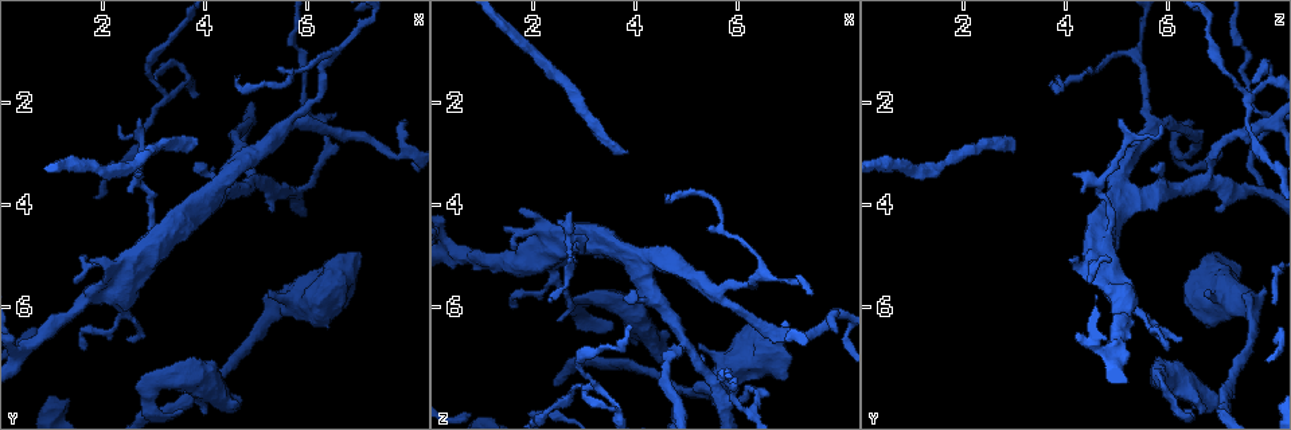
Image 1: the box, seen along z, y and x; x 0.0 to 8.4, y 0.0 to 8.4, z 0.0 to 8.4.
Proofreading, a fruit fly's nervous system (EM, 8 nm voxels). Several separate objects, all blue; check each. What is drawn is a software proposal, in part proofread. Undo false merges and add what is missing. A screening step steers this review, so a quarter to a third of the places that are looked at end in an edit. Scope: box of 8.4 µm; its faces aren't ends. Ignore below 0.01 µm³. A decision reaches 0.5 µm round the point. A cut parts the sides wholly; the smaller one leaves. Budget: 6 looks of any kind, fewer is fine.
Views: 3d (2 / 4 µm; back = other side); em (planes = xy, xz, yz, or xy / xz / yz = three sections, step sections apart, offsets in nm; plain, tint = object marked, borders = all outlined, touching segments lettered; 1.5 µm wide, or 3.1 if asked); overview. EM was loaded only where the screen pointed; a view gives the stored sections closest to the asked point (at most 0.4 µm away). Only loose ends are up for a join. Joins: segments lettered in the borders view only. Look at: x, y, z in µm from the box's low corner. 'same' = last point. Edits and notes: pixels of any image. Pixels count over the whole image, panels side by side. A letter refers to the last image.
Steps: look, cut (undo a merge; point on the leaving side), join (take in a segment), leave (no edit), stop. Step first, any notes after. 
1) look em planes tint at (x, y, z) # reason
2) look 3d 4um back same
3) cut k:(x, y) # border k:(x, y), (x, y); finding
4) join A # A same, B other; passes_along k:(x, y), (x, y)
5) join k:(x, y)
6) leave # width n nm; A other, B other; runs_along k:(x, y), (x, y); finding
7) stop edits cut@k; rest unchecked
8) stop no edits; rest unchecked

look em planes borders at (3.10, 4.75, 4.70) # a fork

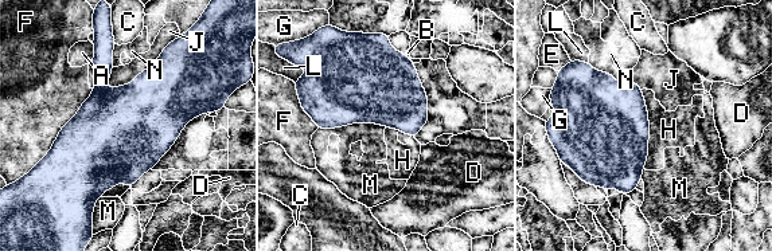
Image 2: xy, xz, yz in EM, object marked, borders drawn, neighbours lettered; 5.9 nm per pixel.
leave # A other, B other, C other, D other, E other, F other, G other, H other, J other, L other, M other, N other; border 2:(304, 66), (305, 73), (296, 81); all the same neuron

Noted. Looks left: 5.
look 3d 2um back at (5.55, 2.50, 5.75) # calibre changes

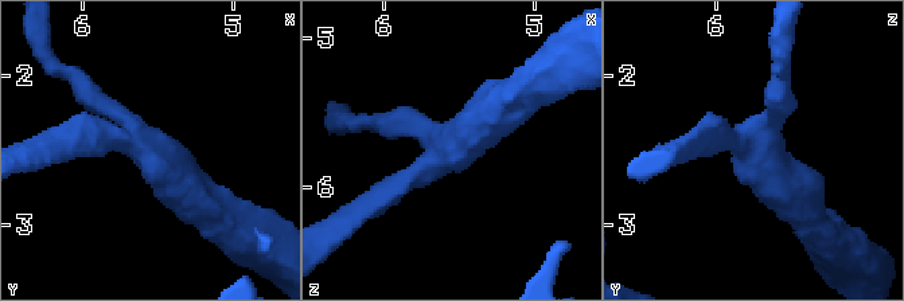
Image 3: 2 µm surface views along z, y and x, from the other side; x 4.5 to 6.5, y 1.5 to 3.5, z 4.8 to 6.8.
look em planes borders at (5.52, 2.48, 5.68) # arms 3; need the tissue

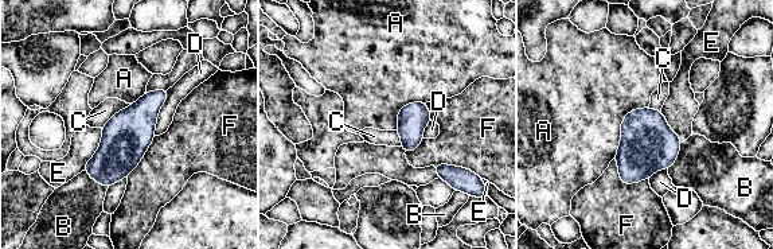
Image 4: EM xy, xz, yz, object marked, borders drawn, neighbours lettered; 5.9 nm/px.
leave # width 300 nm; A other, B other, C other, D other, E other, F other; border 4:(648, 105), (624, 117), (613, 158); continuous, no second neuron

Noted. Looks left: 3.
look em xz step 8 borders at (3.75, 3.35, 5.80) # an open end

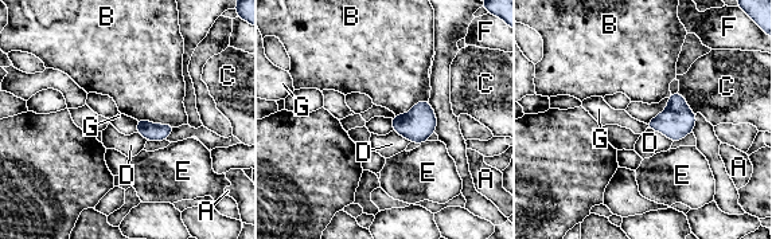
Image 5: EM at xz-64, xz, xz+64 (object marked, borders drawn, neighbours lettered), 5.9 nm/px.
look em planes borders same # cut it another way

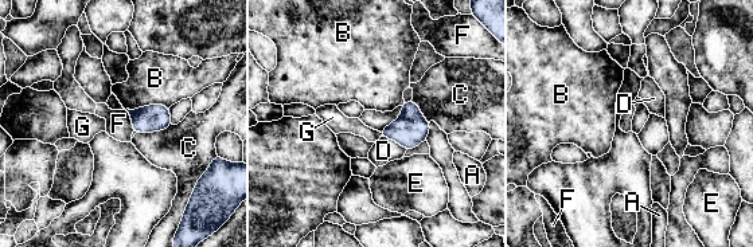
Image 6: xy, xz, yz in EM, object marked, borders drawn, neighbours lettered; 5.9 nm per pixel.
leave # width 160 nm; A other, B other, C other, D other, E other, F other, G other; border 6:(402, 106), (402, 112), (379, 132); no lettered segment goes on from it

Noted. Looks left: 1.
stop no edits; rest unchecked

